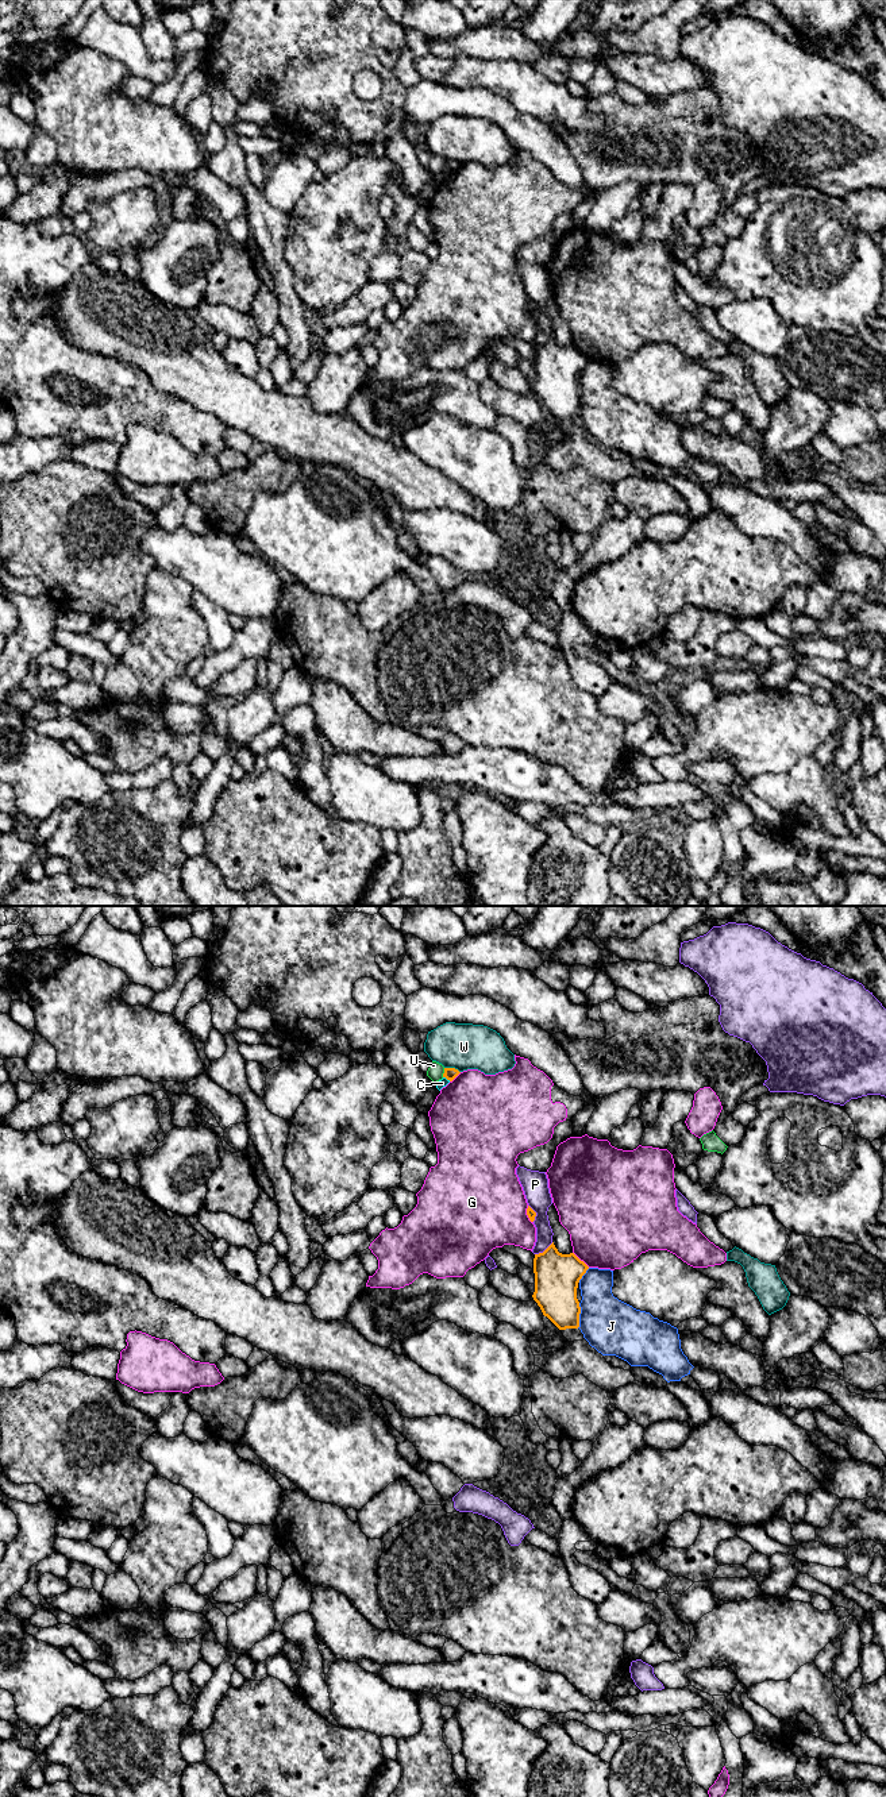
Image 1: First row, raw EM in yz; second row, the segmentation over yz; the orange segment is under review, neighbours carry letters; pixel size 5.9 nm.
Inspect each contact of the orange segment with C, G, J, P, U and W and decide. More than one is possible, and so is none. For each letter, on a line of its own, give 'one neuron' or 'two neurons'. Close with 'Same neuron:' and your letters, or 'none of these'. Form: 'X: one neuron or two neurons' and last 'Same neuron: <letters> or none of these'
C: two neurons
G: two neurons
J: two neurons
P: two neurons
U: two neurons
W: two neurons
Same neuron: none of these

